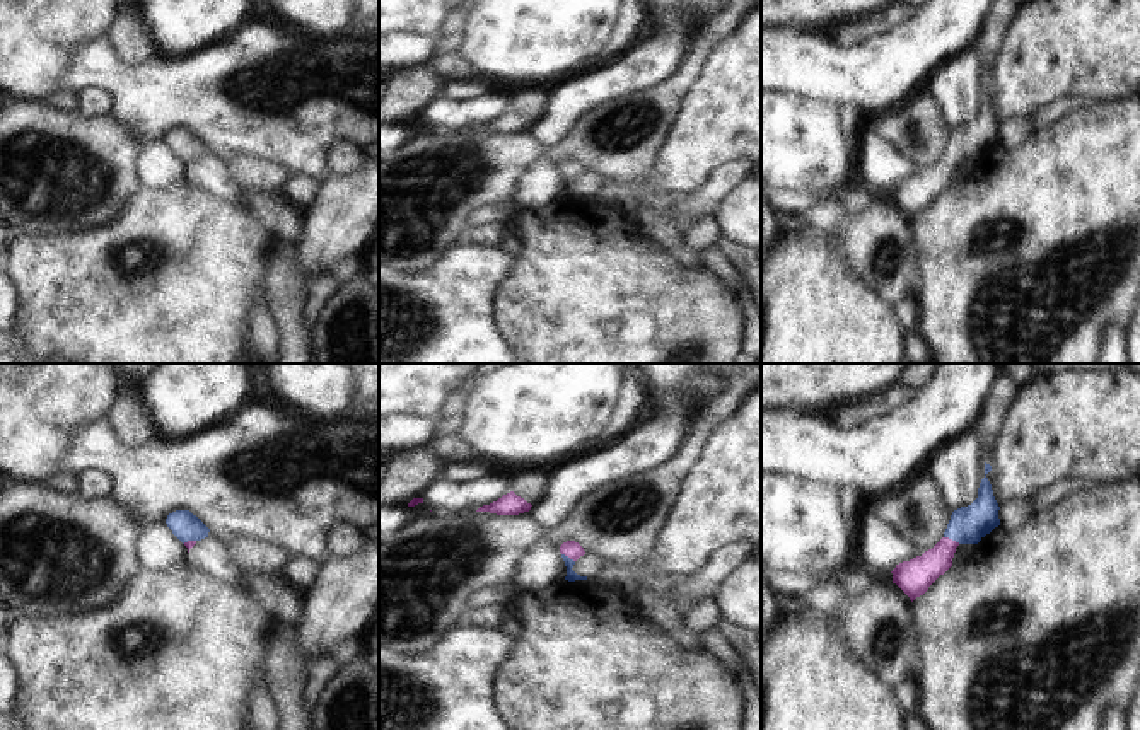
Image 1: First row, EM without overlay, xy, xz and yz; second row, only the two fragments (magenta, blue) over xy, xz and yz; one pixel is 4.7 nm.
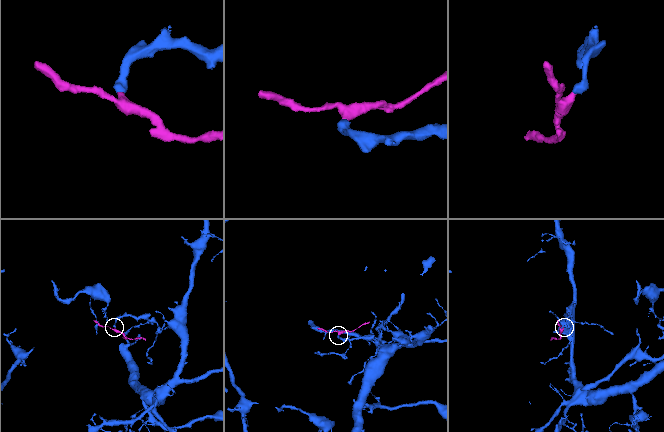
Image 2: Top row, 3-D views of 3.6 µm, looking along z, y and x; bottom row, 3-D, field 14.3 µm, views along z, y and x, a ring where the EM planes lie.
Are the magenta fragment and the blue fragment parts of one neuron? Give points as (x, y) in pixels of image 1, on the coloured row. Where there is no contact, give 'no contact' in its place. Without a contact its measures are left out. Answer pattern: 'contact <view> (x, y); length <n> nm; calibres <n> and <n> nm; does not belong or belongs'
contact yz (951, 539); length 90 nm; calibres 170 and 180 nm; belongs

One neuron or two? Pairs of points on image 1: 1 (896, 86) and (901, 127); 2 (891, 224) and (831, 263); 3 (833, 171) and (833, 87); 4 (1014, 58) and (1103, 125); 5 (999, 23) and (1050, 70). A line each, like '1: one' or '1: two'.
1: two
2: two
3: two
4: two
5: two

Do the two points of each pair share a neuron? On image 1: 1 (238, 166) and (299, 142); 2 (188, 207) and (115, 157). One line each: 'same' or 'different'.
1: different
2: different

